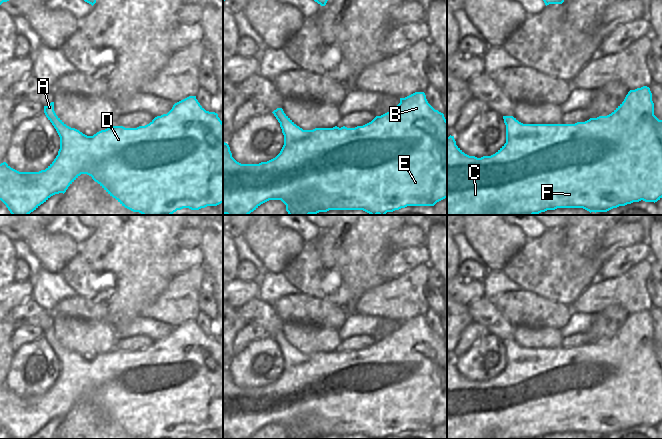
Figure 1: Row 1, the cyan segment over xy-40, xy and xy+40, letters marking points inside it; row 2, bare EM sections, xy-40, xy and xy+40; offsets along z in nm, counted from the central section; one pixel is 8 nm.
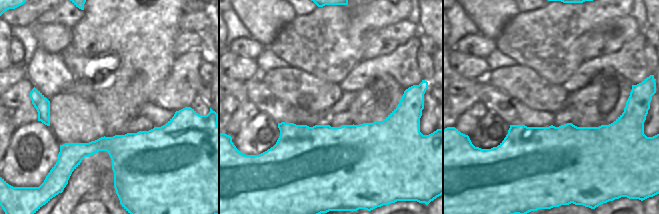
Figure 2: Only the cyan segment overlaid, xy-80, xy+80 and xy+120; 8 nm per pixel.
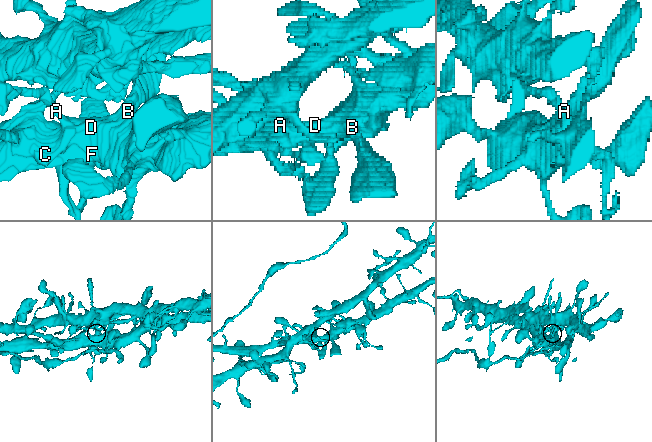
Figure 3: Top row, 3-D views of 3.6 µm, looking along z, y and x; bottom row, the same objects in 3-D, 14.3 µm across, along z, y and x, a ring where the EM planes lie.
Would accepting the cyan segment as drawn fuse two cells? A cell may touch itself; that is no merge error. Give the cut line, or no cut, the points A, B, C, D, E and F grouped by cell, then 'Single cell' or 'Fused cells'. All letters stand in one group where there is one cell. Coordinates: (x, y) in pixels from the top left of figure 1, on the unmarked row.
No split. Groups: A B C D E F. Single cell

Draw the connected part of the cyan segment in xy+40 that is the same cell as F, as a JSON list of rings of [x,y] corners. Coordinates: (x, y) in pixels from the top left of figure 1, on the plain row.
[[[643,310],[635,314],[630,314],[624,325],[609,339],[590,342],[585,346],[577,346],[575,348],[523,348],[513,340],[503,340],[506,349],[506,367],[493,379],[477,382],[465,378],[457,369],[454,360],[447,361],[447,439],[534,439],[547,434],[555,434],[557,432],[583,432],[591,436],[607,436],[619,430],[625,430],[633,426],[641,424],[645,426],[657,426],[662,422],[662,344],[654,339],[654,327],[652,325],[652,317],[650,312]]]

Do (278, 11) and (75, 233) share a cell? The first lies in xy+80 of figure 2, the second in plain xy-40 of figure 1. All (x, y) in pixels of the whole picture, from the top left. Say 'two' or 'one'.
two

